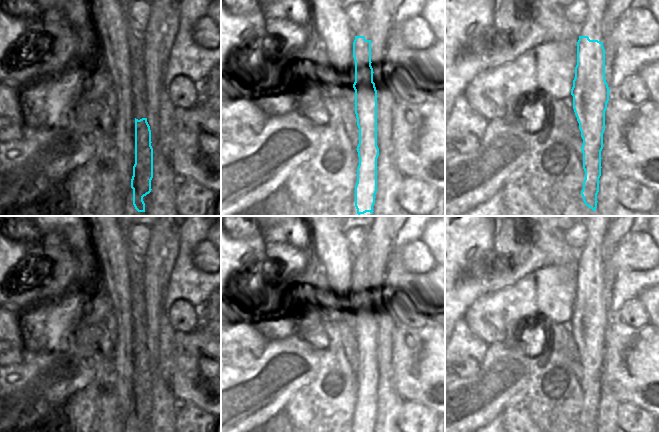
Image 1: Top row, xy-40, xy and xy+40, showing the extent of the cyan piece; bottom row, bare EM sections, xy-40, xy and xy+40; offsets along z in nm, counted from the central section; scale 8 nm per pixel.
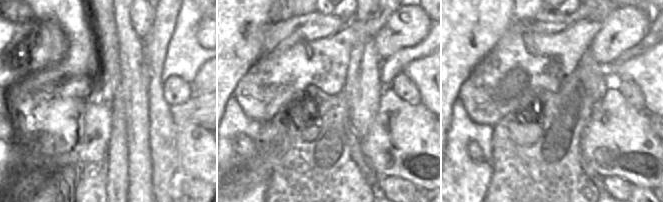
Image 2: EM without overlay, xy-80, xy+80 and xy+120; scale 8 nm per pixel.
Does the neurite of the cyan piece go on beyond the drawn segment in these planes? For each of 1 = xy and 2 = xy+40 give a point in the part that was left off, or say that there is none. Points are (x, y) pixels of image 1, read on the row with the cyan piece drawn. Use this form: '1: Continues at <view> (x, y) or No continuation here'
1: Continues at xy (377, 13)
2: Continues at xy+40 (595, 8).

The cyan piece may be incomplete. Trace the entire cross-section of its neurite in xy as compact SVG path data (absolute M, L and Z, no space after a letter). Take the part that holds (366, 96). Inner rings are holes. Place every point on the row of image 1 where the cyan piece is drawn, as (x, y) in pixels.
M371 0L367 4L365 25L358 32L353 32L353 36L355 37L353 42L353 58L355 60L355 82L353 88L355 90L355 114L359 128L359 144L356 149L359 157L359 165L357 167L357 183L355 185L355 207L358 215L366 212L373 214L375 210L377 168L379 166L379 132L377 130L379 122L379 98L375 87L375 74L371 62L371 41L379 35L379 29L383 27L383 23L389 17L390 9L385 7L389 1Z

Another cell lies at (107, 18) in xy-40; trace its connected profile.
M87 0L89 21L101 54L107 56L107 65L117 97L117 115L113 139L121 163L121 171L129 177L129 186L135 164L135 112L131 91L131 69L127 45L125 10L118 0Z

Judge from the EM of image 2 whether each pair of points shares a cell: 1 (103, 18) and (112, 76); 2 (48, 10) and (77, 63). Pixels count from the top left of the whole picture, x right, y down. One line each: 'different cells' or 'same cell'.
1: same cell
2: same cell

